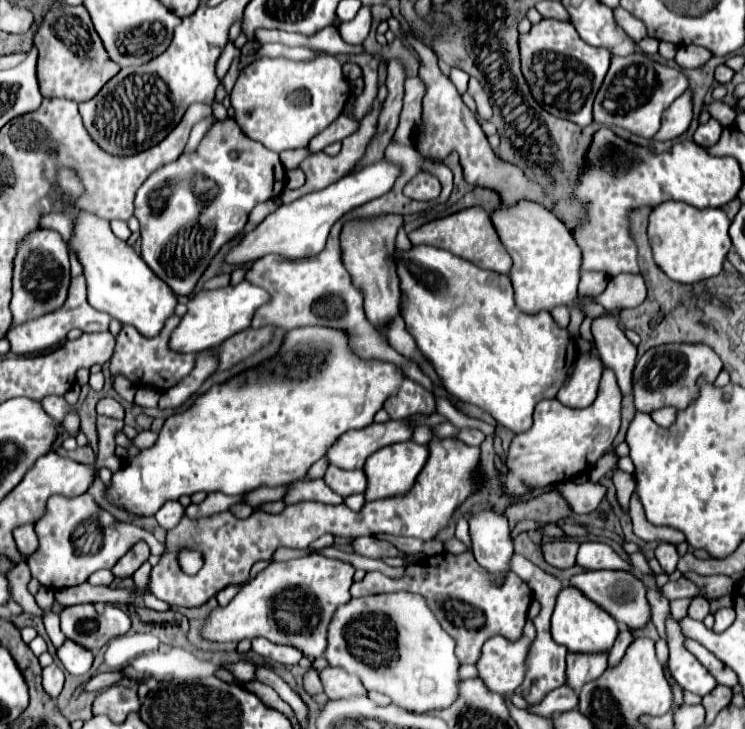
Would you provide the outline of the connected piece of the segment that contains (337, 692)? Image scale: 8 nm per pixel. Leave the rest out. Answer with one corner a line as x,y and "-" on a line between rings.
324,668
320,672
320,682
324,684
324,694
330,700
348,698
348,696
364,696
366,690
360,680
344,668

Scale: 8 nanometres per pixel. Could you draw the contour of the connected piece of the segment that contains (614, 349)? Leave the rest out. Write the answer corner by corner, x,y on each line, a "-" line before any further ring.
612,314
594,318
594,322
592,322
592,336
594,336
596,348
598,348
598,354
600,354
602,362
604,362
604,366
608,366
608,368
612,368
616,372
620,390
624,394
632,394
632,370
636,366
636,346
624,336
624,332
618,328
618,320

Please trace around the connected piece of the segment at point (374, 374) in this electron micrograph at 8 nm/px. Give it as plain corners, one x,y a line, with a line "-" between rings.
294,328
284,336
274,358
244,370
224,384
212,386
200,394
188,410
170,416
160,430
158,442
150,450
142,450
136,458
130,458
124,468
112,476
112,486
106,490
106,498
118,508
138,516
154,516
164,502
178,500
184,494
222,492
238,496
258,486
286,486
286,504
342,504
344,498
332,492
324,480
308,478
308,468
326,456
328,448
344,432
368,426
374,414
384,406
384,400
396,392
404,376
404,370
392,362
364,360
356,356
350,348
348,334
340,332
340,328

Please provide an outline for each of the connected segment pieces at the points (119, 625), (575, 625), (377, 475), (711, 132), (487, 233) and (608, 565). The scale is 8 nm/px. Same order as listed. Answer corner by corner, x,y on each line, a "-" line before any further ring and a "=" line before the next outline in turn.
78,604
60,612
62,632
84,648
96,652
108,640
130,630
130,618
112,604
=
566,586
562,588
562,592
558,592
550,620
550,632
552,640
566,646
570,652
606,652
612,648
618,636
618,624
598,604
592,604
578,588
=
412,440
392,444
392,446
386,446
386,448
374,452
362,468
364,474
368,474
368,490
364,492
366,500
380,500
380,498
388,498
388,496
406,494
412,488
412,484
416,482
418,472
426,464
426,458
428,458
428,448
420,446
=
710,118
706,124
702,124
702,126
696,128
696,132
694,132
694,142
700,144
702,148
708,148
708,146
714,146
714,144
718,142
720,134
722,134
720,122
714,120
714,118
=
464,208
456,214
432,220
416,230
412,230
408,234
412,244
428,244
428,246
438,246
444,248
456,256
462,256
466,260
470,260
472,264
486,268
486,270
496,270
502,274
508,274
512,268
512,258
508,256
508,252
504,250
504,246
500,244
500,238
496,234
496,230
492,228
492,220
488,216
486,210
482,208
=
584,542
580,544
576,564
586,570
625,570
634,571
626,560
622,560
608,544
604,542

